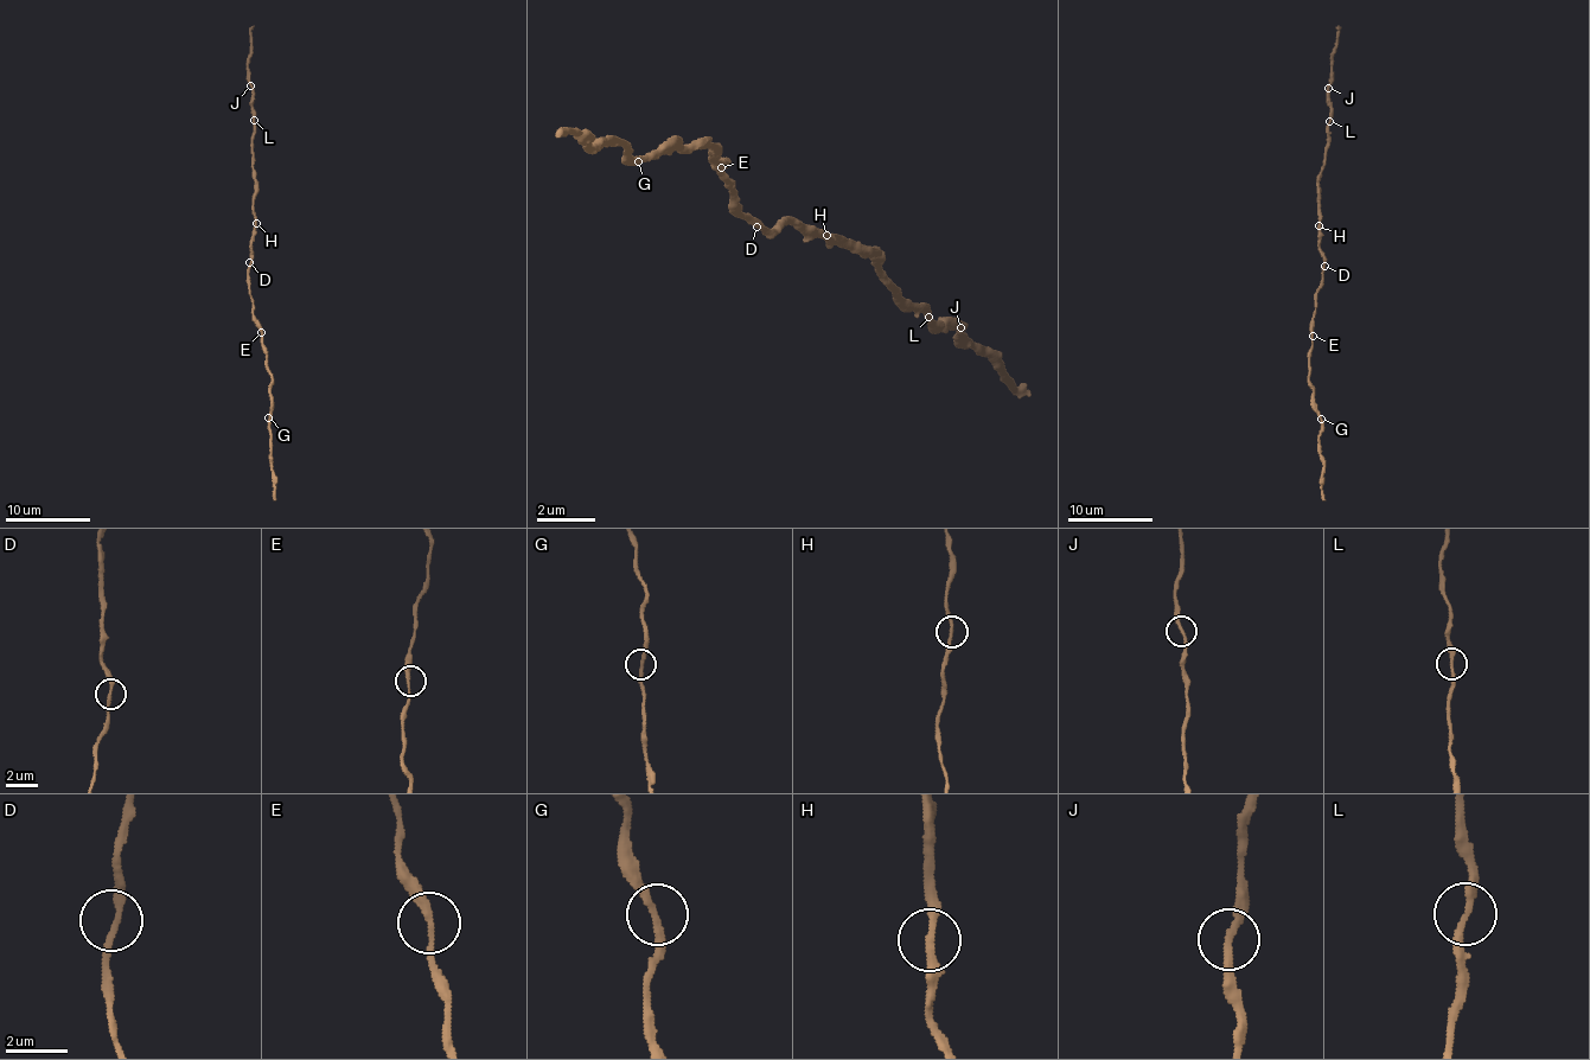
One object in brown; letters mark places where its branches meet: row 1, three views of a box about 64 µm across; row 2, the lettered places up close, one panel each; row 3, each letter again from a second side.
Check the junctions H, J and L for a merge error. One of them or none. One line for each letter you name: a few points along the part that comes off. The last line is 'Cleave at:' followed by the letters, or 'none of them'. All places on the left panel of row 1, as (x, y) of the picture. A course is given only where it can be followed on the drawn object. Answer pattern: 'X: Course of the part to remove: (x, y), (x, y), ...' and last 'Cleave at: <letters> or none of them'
Cleave at: none of them

